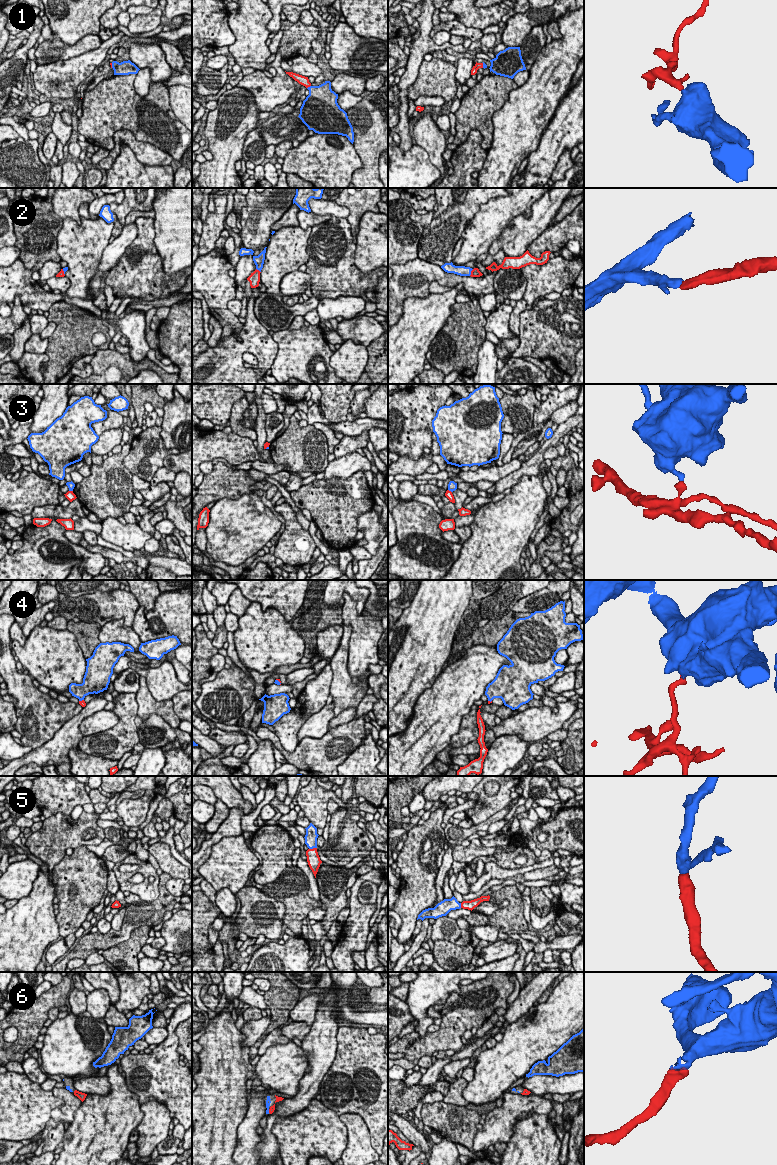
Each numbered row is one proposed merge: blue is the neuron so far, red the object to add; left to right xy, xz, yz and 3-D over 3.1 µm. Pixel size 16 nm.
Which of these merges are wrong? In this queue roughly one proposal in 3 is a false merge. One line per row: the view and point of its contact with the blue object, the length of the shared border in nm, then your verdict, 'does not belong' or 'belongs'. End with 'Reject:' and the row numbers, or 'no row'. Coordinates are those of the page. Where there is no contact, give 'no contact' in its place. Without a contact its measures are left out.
1: contact xz (308, 87); length 80 nm; belongs
2: contact yz (470, 272); length 130 nm; belongs
3: contact yz (450, 490); length 80 nm; does not belong
4: contact xz (279, 682); length 120 nm; belongs
5: contact xz (312, 848); length 130 nm; belongs
6: contact xz (268, 1111); length 70 nm; belongs
Reject: 3

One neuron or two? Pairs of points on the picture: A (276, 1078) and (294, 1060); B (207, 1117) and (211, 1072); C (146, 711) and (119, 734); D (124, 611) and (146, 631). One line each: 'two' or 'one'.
A: one
B: one
C: two
D: two

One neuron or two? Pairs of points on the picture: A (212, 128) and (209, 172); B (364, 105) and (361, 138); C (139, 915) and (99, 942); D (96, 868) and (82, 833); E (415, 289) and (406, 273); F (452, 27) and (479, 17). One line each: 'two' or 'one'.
A: one
B: one
C: one
D: two
E: one
F: two

